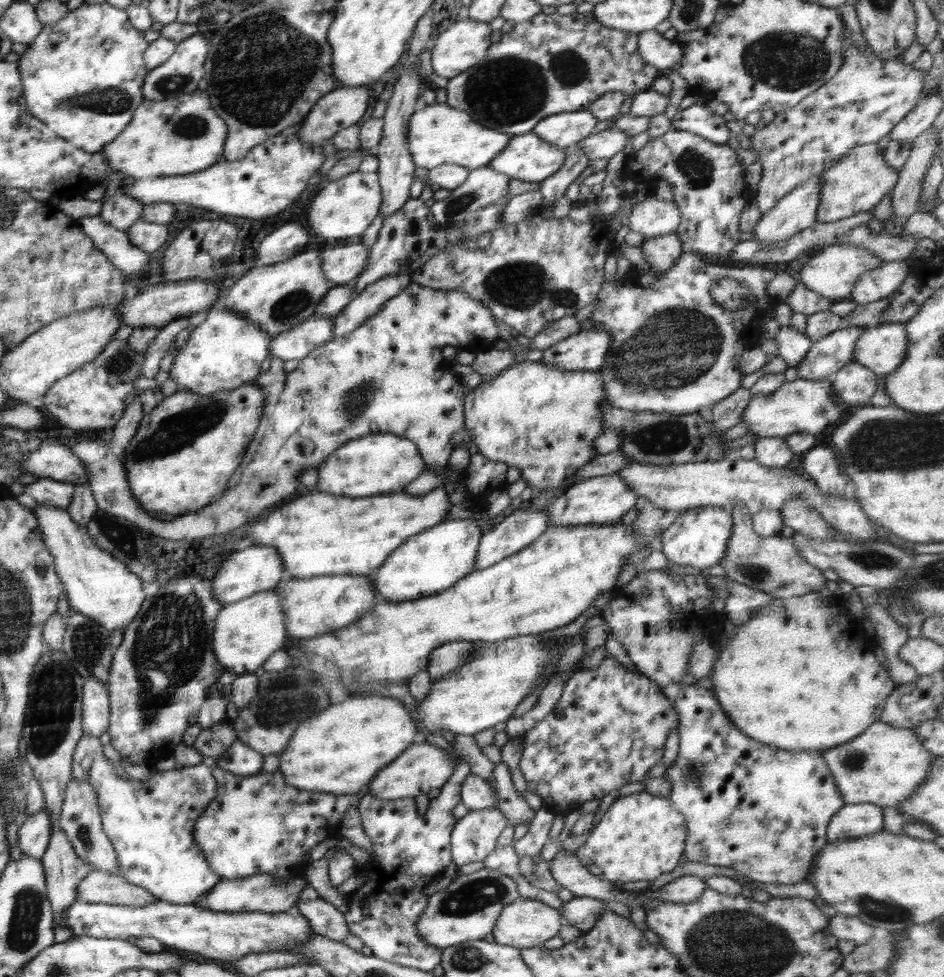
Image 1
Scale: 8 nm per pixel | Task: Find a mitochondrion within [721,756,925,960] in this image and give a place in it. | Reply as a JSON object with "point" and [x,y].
{"point":[879,909]}

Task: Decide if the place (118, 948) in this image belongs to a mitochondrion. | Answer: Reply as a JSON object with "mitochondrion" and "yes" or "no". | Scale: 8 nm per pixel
{"mitochondrion":"no"}

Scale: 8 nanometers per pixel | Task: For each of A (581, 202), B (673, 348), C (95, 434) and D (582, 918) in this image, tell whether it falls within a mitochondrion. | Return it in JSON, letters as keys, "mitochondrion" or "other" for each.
{"A":"other","B":"mitochondrion","C":"other","D":"other"}

